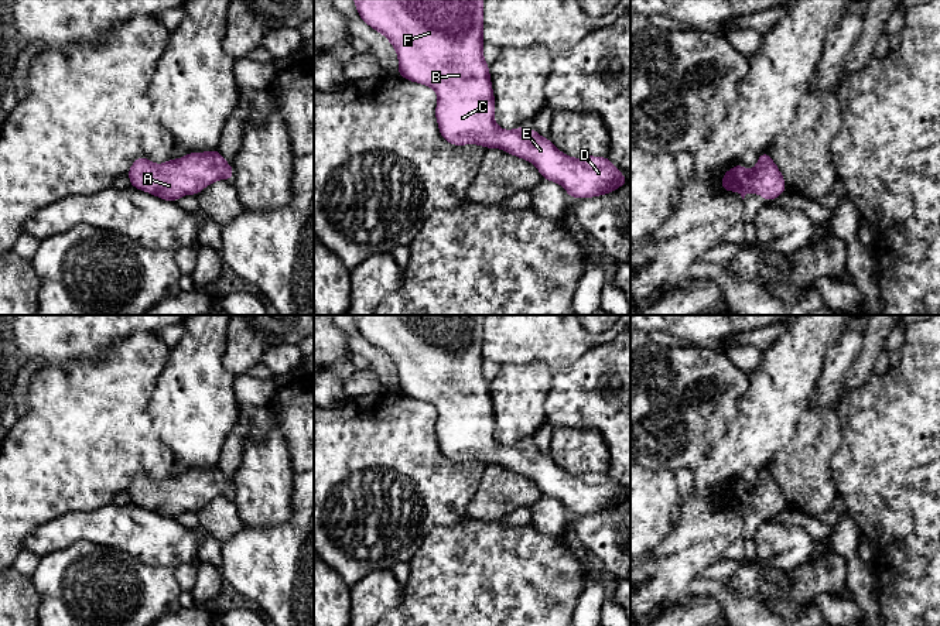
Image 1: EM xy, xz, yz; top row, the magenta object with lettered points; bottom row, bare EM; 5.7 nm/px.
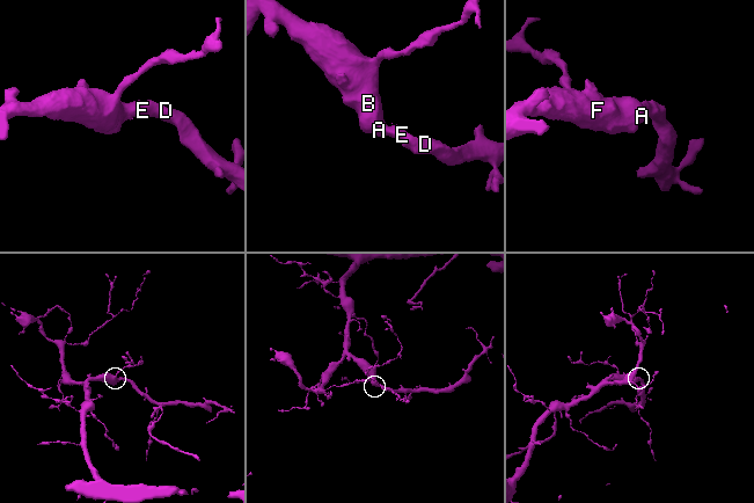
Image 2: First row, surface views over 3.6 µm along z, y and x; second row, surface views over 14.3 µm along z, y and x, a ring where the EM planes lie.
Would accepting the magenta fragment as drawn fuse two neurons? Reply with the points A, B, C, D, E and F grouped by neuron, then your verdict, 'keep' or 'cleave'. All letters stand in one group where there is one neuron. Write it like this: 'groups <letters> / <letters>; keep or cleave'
groups A B C D E F; keep

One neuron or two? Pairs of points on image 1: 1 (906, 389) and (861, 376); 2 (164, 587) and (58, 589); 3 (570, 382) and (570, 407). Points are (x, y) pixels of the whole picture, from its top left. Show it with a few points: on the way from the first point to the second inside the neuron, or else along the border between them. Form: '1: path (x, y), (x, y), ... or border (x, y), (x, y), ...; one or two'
1: border (871, 373), (864, 382), (843, 394); two
2: path (137, 587), (85, 589); one
3: path (570, 387), (570, 402); one

